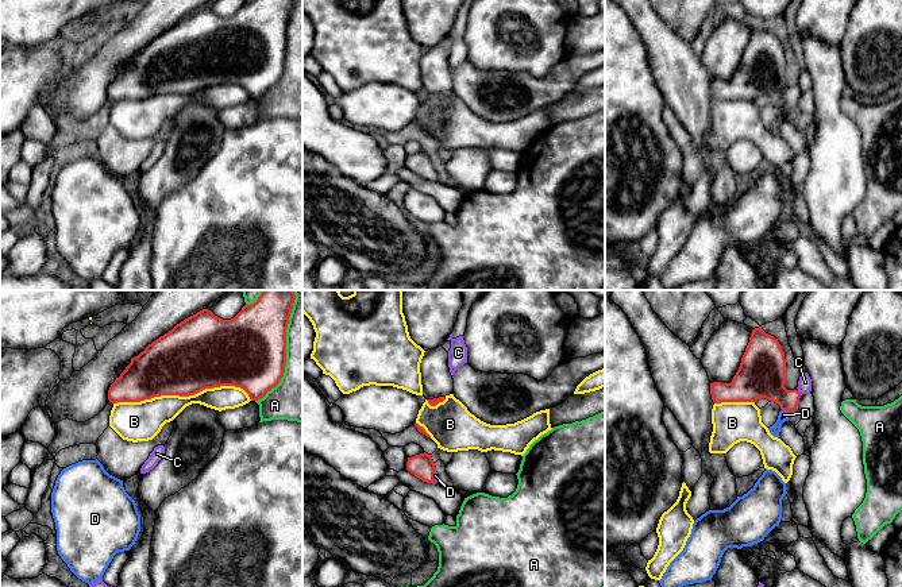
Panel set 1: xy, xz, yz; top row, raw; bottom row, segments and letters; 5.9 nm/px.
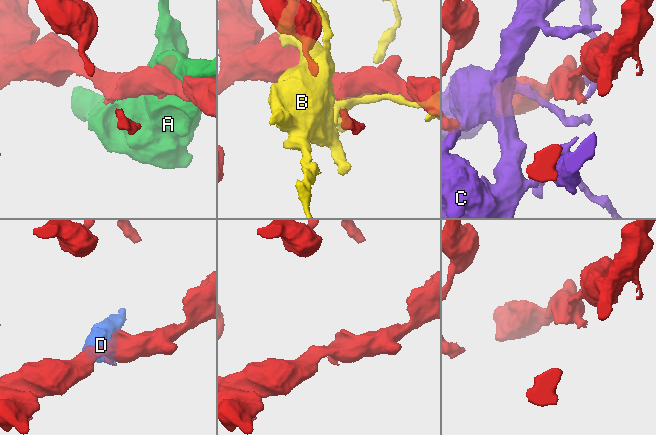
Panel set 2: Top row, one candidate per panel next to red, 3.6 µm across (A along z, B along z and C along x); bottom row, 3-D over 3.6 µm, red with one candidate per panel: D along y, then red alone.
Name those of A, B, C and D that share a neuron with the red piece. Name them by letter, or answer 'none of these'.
D

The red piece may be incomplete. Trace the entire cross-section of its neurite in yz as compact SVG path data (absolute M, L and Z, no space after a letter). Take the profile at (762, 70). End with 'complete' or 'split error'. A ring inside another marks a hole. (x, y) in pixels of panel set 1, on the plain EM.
M762 24L752 27L749 40L740 65L731 81L710 81L714 101L756 100L766 96L780 104L776 120L768 125L779 136L780 124L789 119L789 111L798 107L801 90L787 88L786 57L778 36L766 31Z; split error

